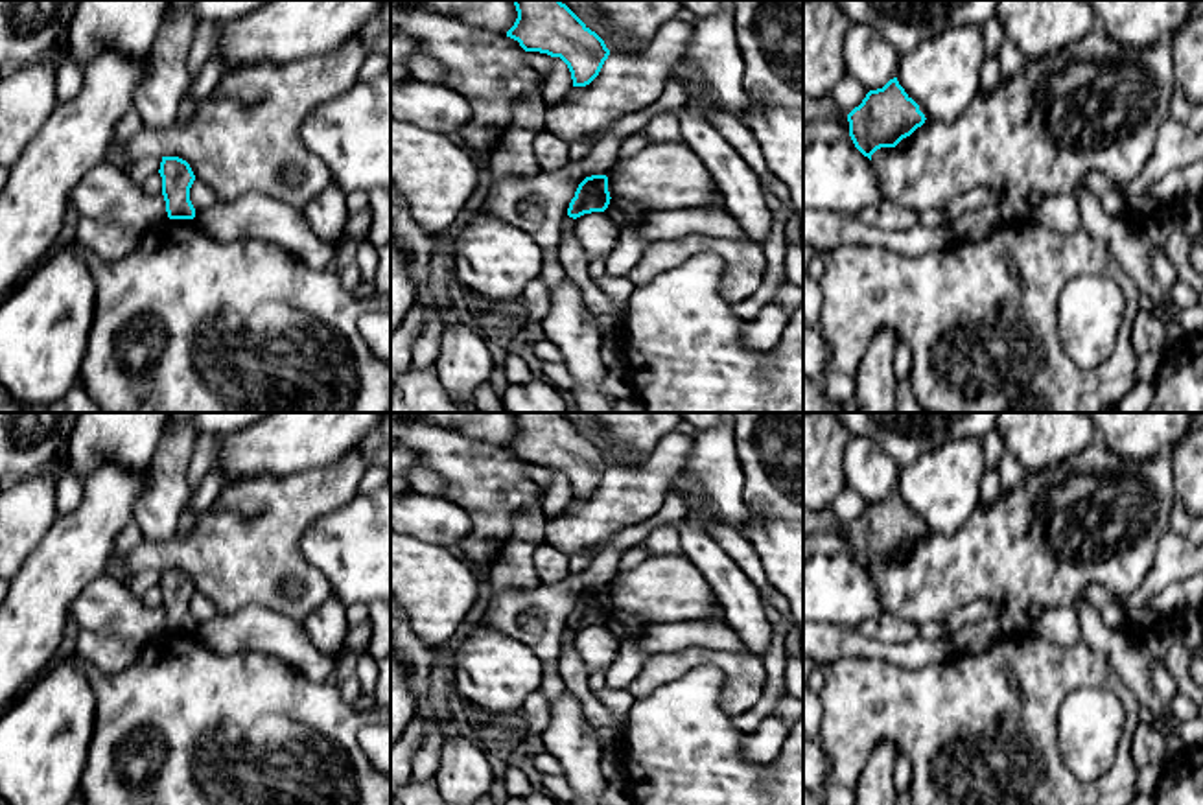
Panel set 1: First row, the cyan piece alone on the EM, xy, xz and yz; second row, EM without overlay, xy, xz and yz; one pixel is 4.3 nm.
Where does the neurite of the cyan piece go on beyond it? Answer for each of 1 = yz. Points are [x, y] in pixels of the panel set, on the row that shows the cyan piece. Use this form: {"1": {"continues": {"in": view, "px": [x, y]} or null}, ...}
{"1": {"continues": null}}

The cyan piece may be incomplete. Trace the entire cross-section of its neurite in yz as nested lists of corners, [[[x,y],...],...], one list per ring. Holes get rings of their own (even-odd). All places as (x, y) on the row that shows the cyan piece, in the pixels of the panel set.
[[[897,77],[882,88],[870,90],[862,103],[847,114],[855,147],[871,160],[881,147],[895,147],[925,123],[919,105],[905,92]]]

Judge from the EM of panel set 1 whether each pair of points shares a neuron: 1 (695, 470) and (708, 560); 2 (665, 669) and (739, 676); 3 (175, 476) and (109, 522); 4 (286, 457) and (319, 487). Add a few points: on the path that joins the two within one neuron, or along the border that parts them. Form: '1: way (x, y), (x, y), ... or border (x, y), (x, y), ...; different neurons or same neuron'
1: border (686, 516), (704, 527); different neurons
2: way (684, 660), (721, 658); same neuron
3: border (148, 465), (148, 485), (135, 503), (133, 522); different neurons
4: border (343, 455), (325, 466), (260, 476); different neurons

